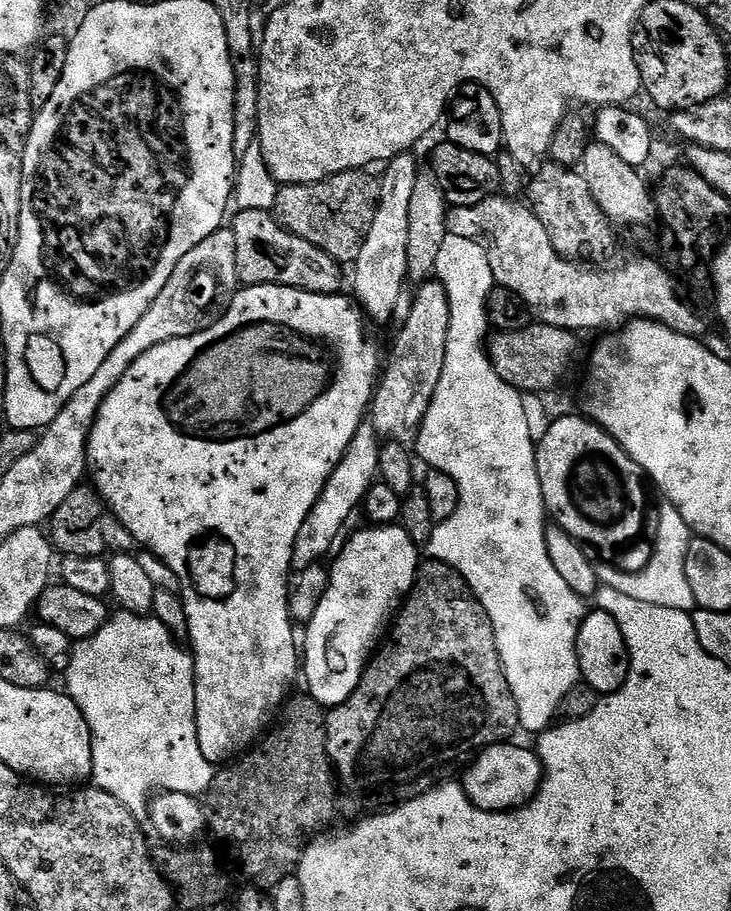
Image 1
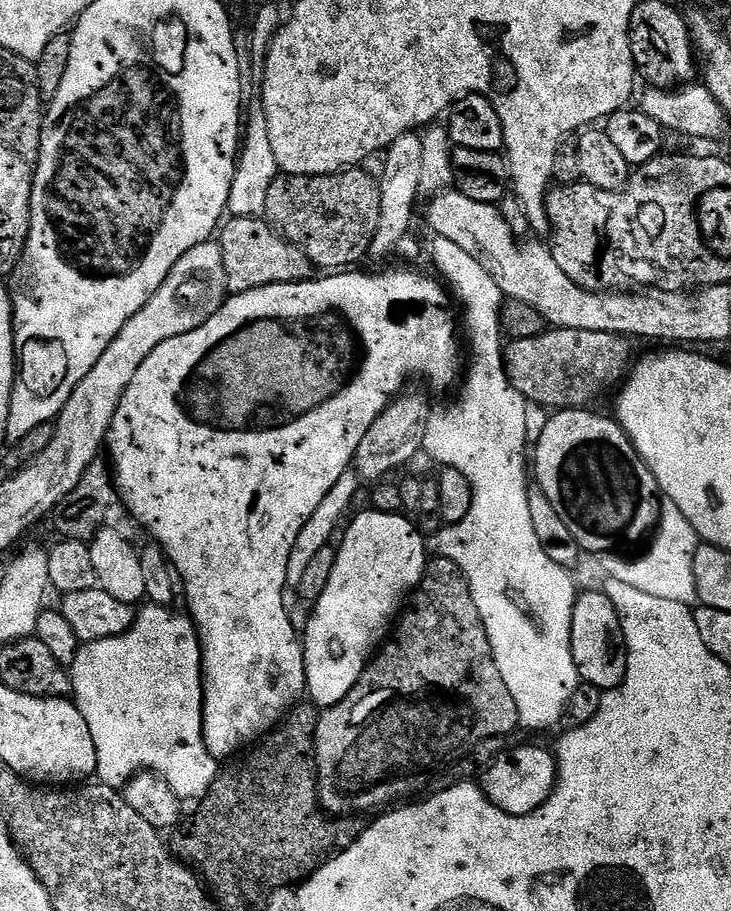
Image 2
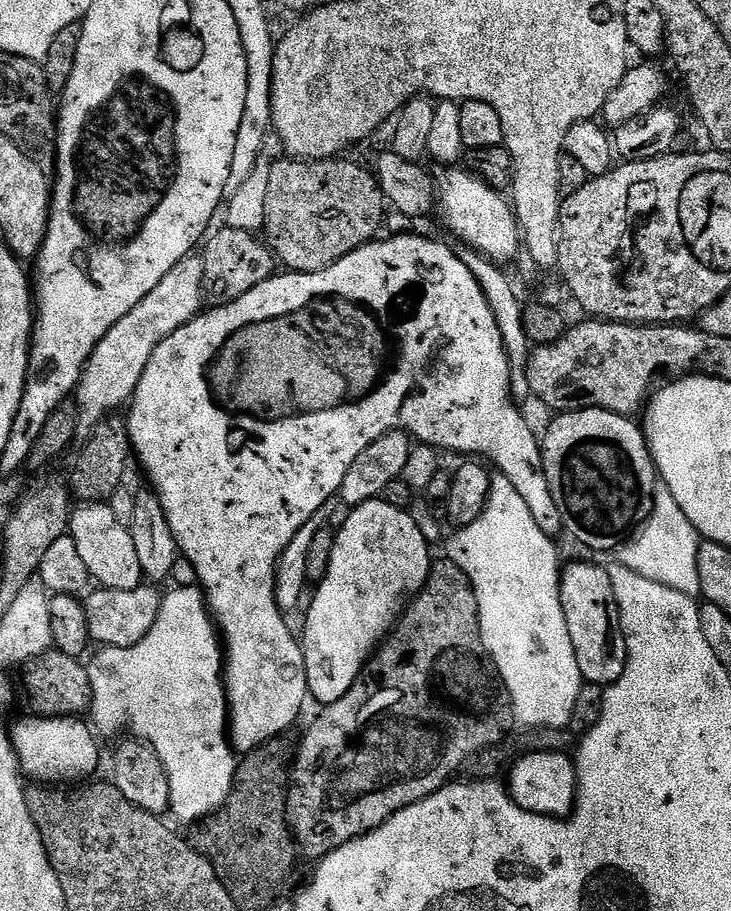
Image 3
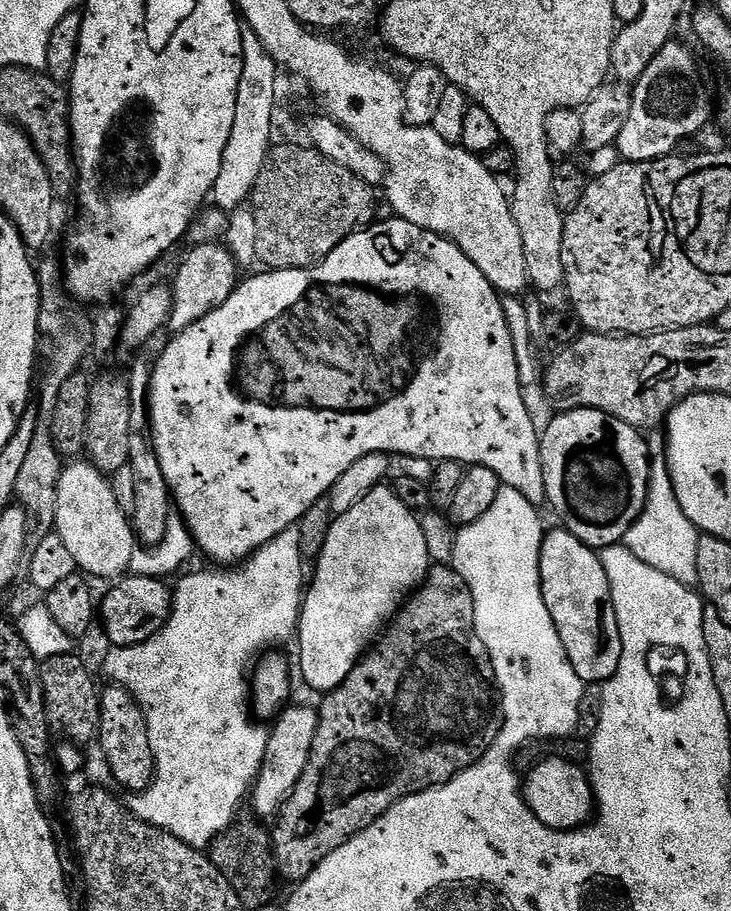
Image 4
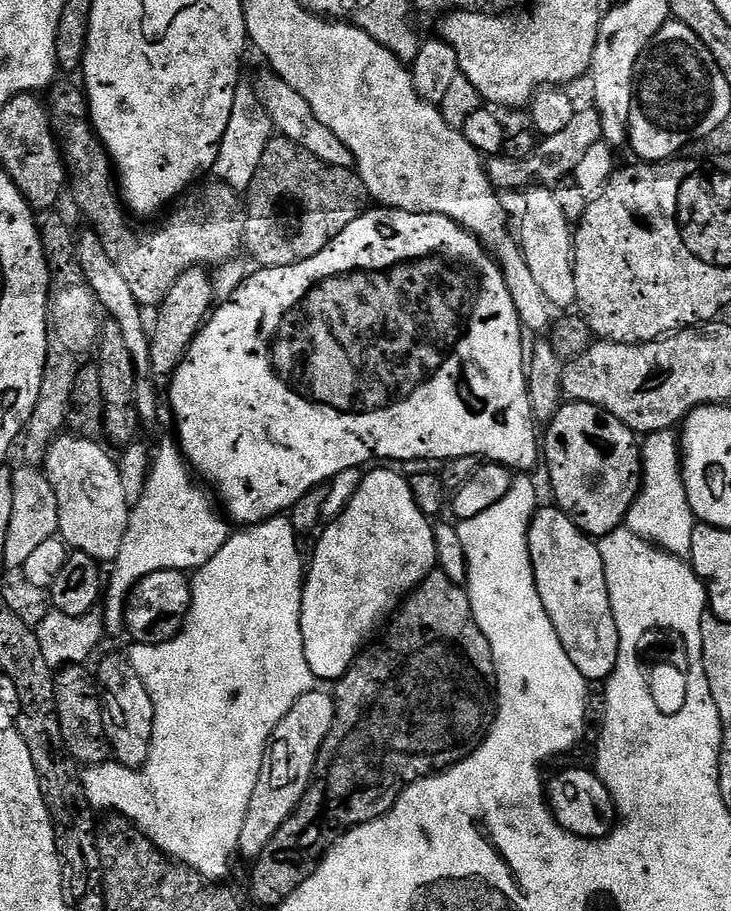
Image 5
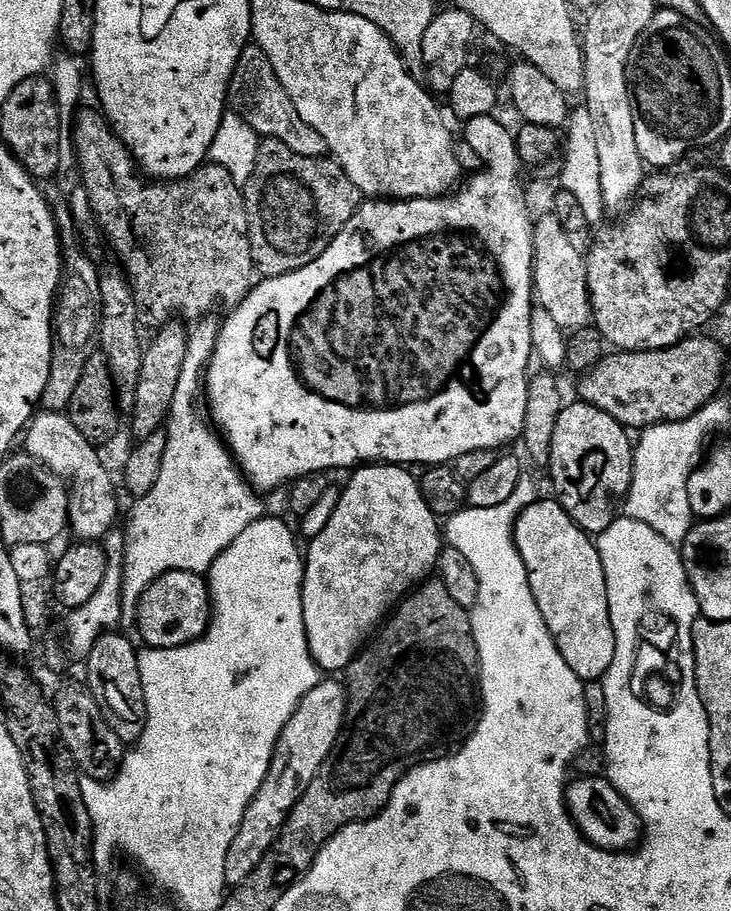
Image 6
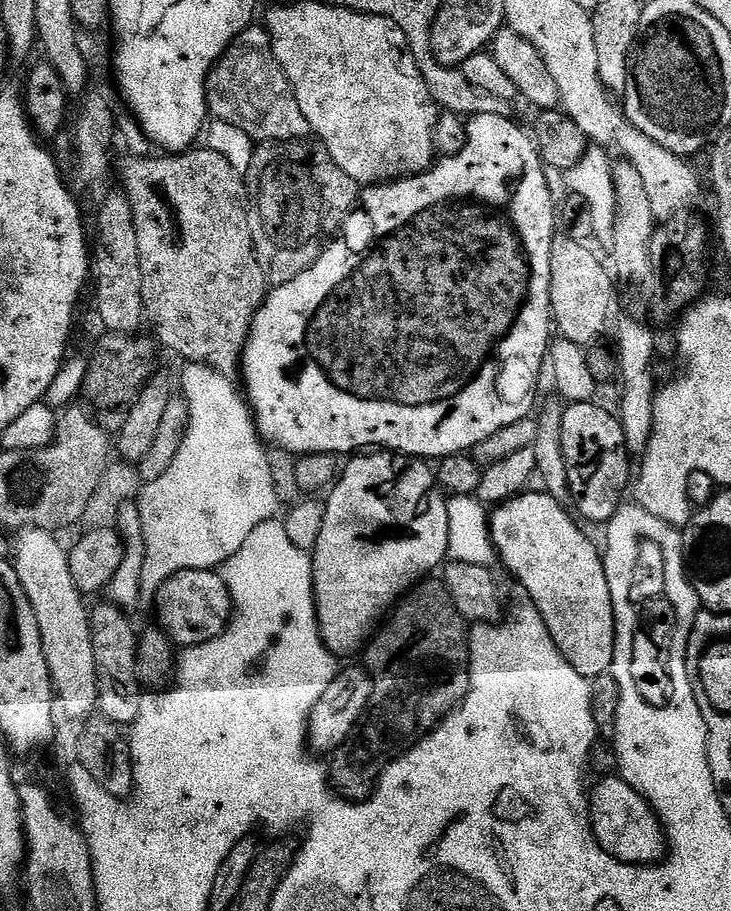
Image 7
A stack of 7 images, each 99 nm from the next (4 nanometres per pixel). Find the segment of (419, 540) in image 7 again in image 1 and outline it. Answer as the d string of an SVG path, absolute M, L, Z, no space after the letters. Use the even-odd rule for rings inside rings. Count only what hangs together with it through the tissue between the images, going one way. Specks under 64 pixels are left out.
M385 524L383 526L364 526L361 527L349 540L349 544L342 554L334 560L328 574L328 589L322 598L322 602L318 602L318 610L314 610L314 618L310 618L306 625L308 633L302 636L302 680L308 683L306 688L307 695L323 704L325 709L331 710L344 704L350 698L350 694L354 694L356 687L360 685L360 679L364 676L364 669L368 666L368 661L372 659L377 651L378 645L385 639L386 633L389 631L390 625L393 623L394 617L398 609L403 605L407 595L411 592L414 582L416 581L416 572L420 569L422 563L422 552L416 549L417 541L410 534L406 534L406 530L396 524Z

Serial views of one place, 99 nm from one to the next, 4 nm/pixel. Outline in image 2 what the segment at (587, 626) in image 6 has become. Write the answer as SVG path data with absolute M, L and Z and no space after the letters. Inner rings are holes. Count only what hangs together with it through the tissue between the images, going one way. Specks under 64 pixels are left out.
M581 591L577 595L570 638L574 666L578 666L578 674L583 683L598 686L601 690L611 690L623 682L628 672L628 647L624 641L618 610L614 602L610 602L607 591Z

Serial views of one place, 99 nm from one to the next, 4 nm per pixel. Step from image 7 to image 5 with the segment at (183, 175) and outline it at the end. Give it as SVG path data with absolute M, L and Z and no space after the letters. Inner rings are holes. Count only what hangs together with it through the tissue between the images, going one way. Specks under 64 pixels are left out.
M53 83L47 89L46 107L52 133L56 135L56 143L60 146L60 155L64 157L64 166L70 177L70 192L72 188L72 196L81 214L92 223L89 224L91 231L98 234L102 250L106 250L110 262L114 262L114 267L122 273L123 280L130 285L141 308L155 309L166 298L170 286L174 286L174 282L178 282L186 270L208 264L221 266L241 251L246 204L241 193L229 184L219 182L201 183L163 217L165 220L157 228L139 232L131 224L133 221L122 203L112 159L100 135L92 127L88 98L84 95L83 87L79 83L60 83Z

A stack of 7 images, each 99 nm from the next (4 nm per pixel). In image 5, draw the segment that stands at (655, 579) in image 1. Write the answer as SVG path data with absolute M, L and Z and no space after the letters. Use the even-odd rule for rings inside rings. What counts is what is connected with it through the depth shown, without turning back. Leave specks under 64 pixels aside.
M675 431L649 432L642 440L642 479L636 501L630 506L626 526L638 538L655 544L662 552L688 558L692 555L694 527L668 528L668 516L689 511L682 475L682 448Z

